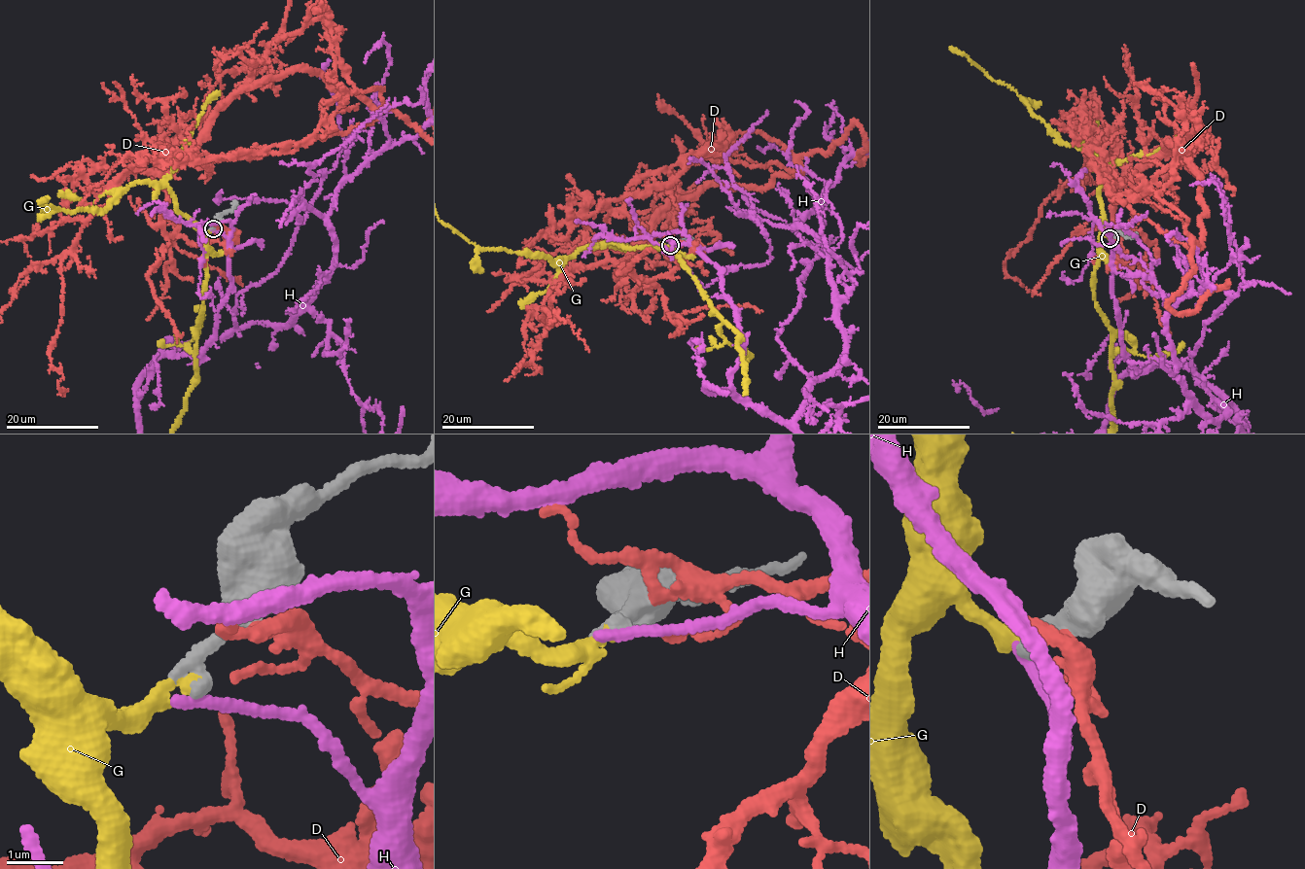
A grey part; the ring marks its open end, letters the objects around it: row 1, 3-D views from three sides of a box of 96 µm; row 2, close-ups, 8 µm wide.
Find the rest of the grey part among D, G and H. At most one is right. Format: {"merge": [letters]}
{"merge": ["G"]}

